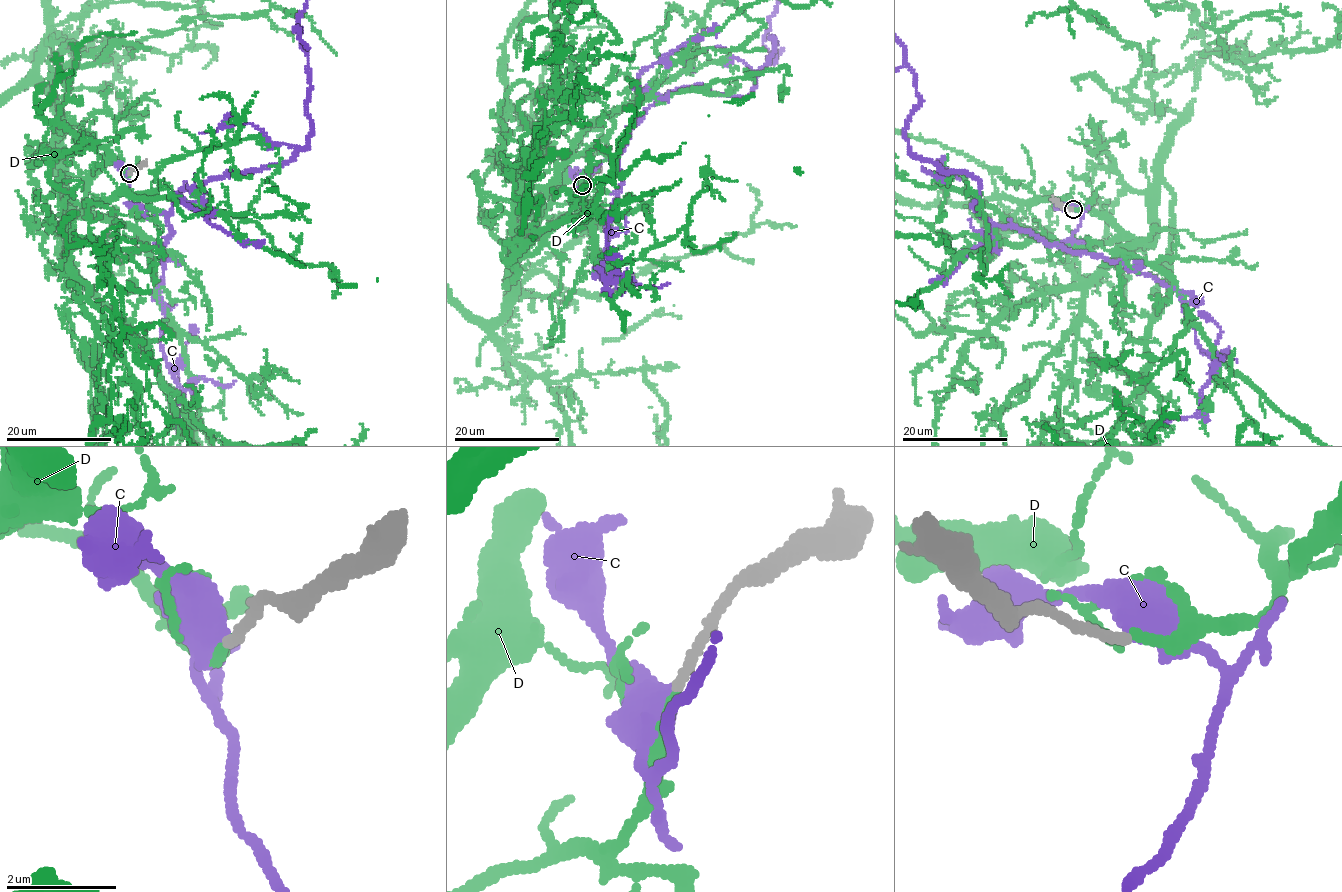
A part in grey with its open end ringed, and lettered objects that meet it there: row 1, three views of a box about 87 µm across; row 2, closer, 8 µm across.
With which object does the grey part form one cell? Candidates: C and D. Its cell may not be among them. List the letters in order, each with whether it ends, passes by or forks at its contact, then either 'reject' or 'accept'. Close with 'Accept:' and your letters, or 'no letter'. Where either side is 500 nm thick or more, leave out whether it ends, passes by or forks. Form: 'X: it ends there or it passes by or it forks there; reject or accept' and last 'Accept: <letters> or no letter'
C: reject
D: it ends there; accept
Accept: D

